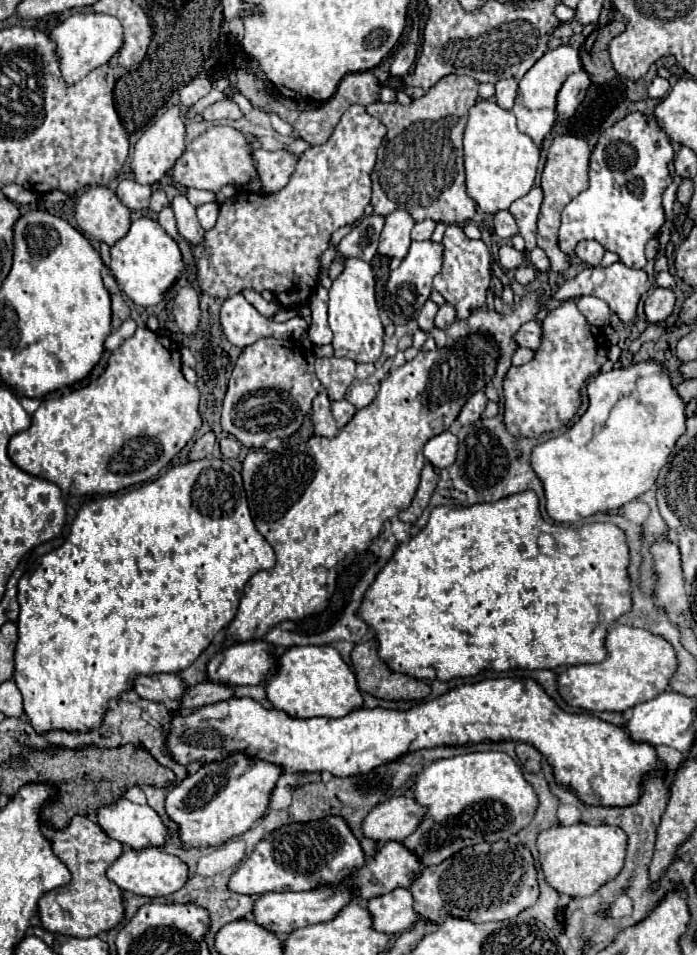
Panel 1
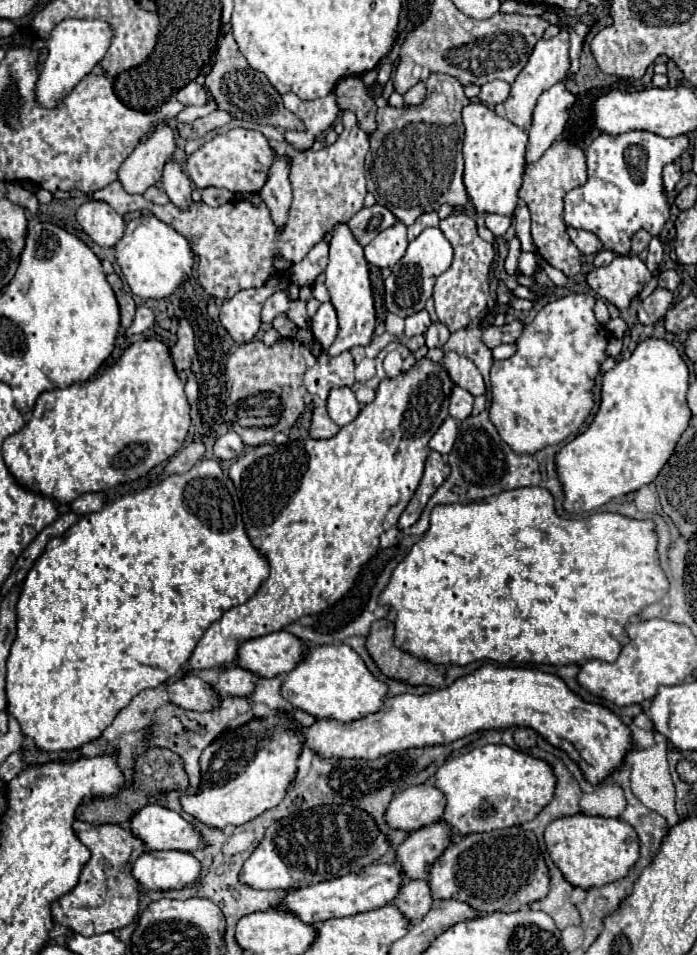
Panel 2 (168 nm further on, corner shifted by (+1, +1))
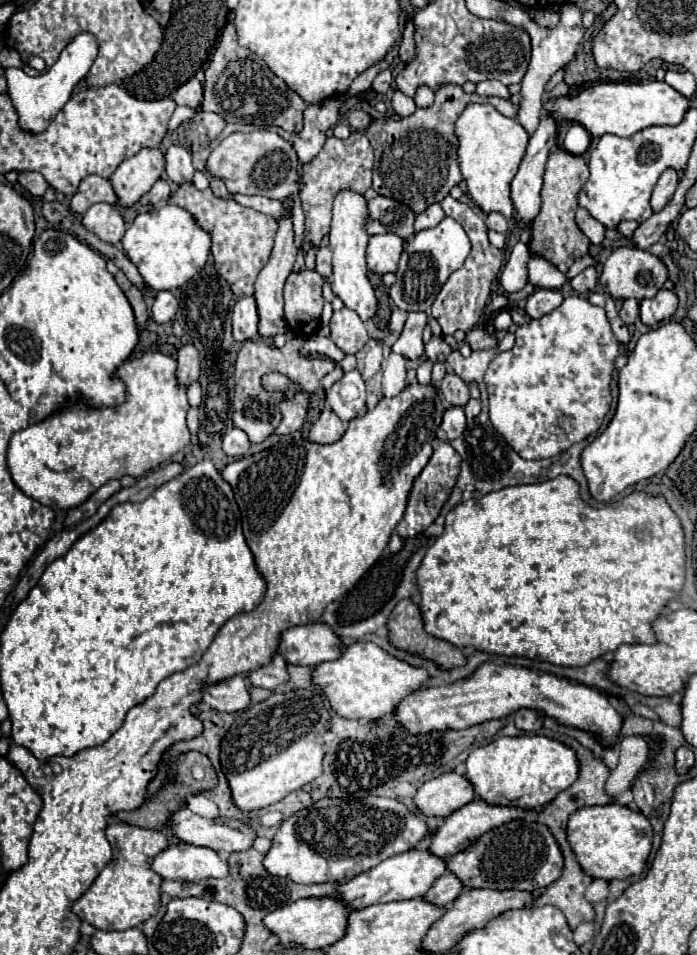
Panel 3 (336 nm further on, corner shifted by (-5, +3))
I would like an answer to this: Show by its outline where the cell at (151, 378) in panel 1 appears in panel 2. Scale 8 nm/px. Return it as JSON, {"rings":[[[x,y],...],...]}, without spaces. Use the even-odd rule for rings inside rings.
{"rings":[[[145,338],[127,346],[121,358],[99,378],[63,390],[43,392],[37,398],[31,420],[21,432],[11,434],[3,442],[3,460],[19,484],[69,504],[81,494],[111,490],[119,484],[147,476],[183,446],[189,426],[191,416],[185,384],[175,372],[169,348],[157,338]]]}

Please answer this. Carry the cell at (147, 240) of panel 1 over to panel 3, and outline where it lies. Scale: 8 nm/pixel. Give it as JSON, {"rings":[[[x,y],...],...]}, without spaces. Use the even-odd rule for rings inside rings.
{"rings":[[[163,204],[143,212],[127,228],[123,248],[129,260],[139,268],[145,284],[153,290],[175,290],[199,274],[211,252],[211,236],[185,208]]]}

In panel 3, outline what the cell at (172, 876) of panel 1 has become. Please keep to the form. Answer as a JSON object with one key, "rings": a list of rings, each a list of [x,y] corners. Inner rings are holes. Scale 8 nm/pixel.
{"rings":[[[179,842],[167,846],[151,866],[165,880],[179,882],[199,882],[203,878],[225,878],[229,874],[227,860],[219,856],[219,852],[193,846],[189,842]]]}

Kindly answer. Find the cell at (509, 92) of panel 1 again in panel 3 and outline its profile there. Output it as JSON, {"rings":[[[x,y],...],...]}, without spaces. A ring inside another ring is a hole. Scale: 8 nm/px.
{"rings":[[[485,80],[485,82],[479,82],[475,92],[477,92],[479,96],[501,96],[501,98],[511,98],[507,86],[501,84],[499,80]]]}

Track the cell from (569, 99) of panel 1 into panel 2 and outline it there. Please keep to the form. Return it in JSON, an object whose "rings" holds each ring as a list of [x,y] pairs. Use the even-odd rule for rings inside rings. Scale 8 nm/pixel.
{"rings":[[[567,80],[557,82],[537,100],[533,124],[529,130],[529,152],[527,164],[537,162],[545,150],[563,134],[563,128],[569,118],[569,110],[575,104],[575,94],[565,88]]]}

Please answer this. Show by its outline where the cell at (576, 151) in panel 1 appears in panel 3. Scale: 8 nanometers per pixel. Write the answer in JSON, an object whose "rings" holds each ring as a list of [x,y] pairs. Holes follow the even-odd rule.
{"rings":[[[555,150],[549,154],[545,176],[543,176],[543,206],[537,218],[531,224],[531,242],[529,242],[529,252],[533,256],[541,256],[549,260],[557,270],[567,274],[571,268],[573,260],[589,252],[589,238],[579,230],[575,222],[575,210],[579,206],[577,198],[583,188],[583,184],[589,178],[589,168],[581,156],[569,154],[565,150]]]}

